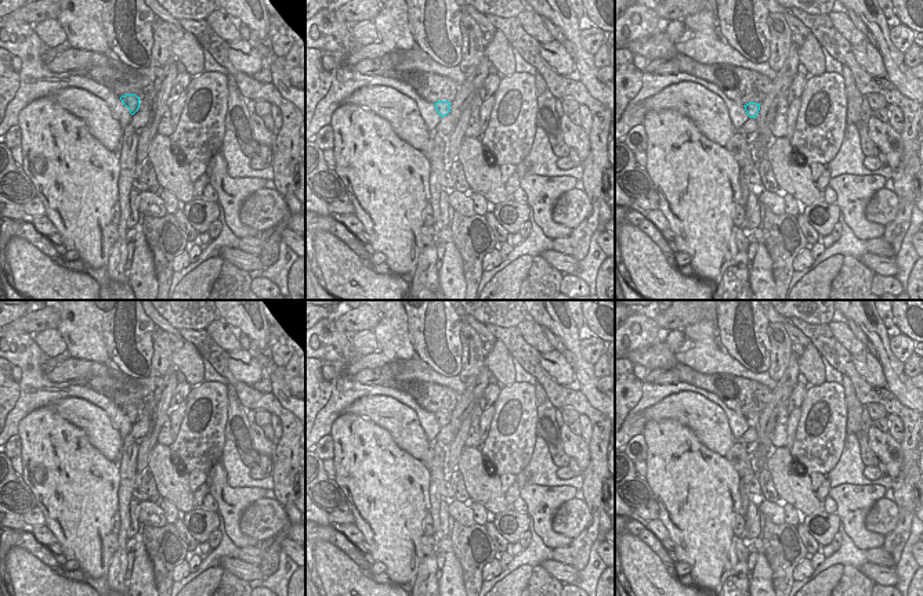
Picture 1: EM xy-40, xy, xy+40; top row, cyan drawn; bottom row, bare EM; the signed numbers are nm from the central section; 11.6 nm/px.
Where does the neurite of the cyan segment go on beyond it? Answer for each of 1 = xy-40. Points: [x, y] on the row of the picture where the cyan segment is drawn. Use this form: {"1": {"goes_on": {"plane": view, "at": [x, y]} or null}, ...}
{"1": {"goes_on": null}}

